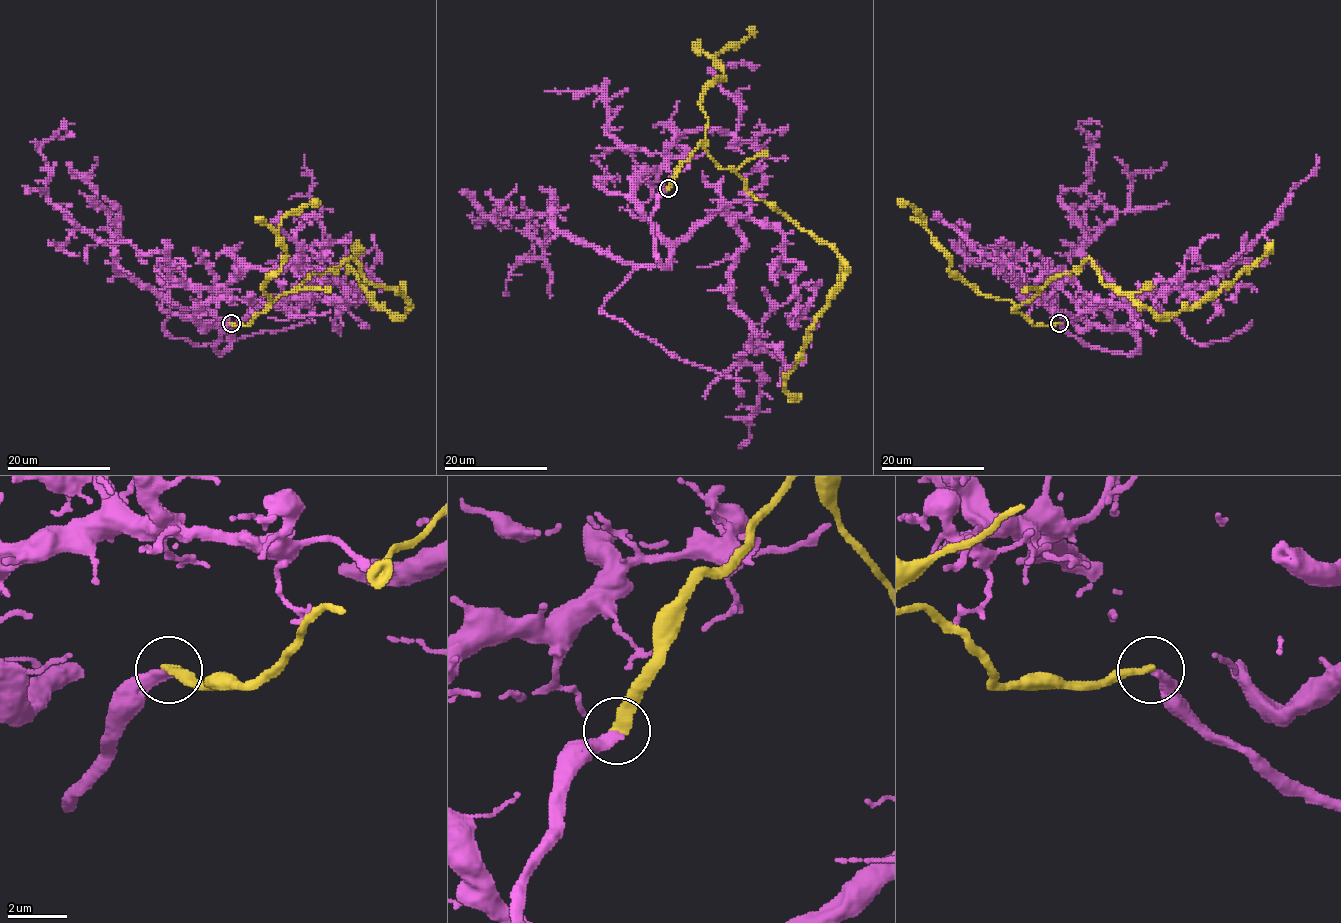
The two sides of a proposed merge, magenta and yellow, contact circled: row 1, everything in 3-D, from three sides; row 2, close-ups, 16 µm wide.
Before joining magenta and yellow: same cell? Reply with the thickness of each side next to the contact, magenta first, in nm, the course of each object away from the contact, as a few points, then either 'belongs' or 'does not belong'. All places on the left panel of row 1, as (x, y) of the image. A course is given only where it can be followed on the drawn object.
calibres 360 and 360 nm; course magenta (231, 323), (220, 353), (255, 309), (306, 305), (293, 291), (319, 282), (306, 268), (326, 248), (304, 154); course yellow (231, 323), (245, 326), (310, 274), (349, 259), (407, 300), (401, 316), (379, 308), (349, 267), (357, 241); belongs

